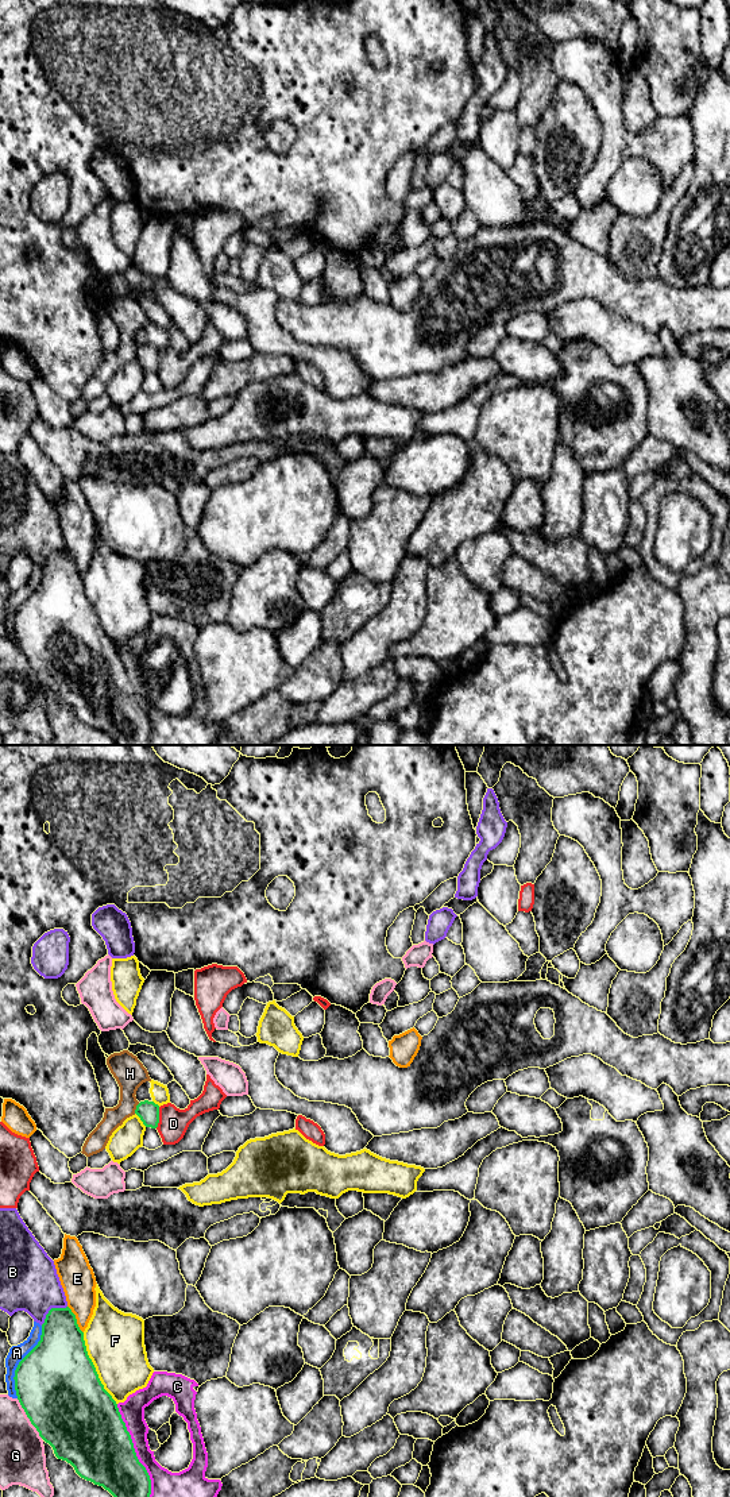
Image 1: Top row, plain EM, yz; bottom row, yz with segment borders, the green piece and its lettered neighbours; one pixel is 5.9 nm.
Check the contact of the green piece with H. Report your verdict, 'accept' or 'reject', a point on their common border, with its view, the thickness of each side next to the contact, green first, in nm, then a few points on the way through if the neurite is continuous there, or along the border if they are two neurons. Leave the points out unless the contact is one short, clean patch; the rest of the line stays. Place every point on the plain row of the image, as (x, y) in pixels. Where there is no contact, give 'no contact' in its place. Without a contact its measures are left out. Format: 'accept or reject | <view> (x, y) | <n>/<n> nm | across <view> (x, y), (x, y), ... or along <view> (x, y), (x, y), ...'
reject | yz (136, 352) | 130/190 nm | along yz (139, 347), (134, 357)

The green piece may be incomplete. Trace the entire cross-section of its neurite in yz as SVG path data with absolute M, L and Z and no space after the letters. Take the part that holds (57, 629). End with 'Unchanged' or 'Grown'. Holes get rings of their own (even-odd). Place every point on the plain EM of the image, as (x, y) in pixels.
M69 551L49 555L40 584L19 606L13 624L22 652L58 703L70 707L81 722L103 730L116 745L151 745L150 719L136 701L116 645L99 622Z. Unchanged

